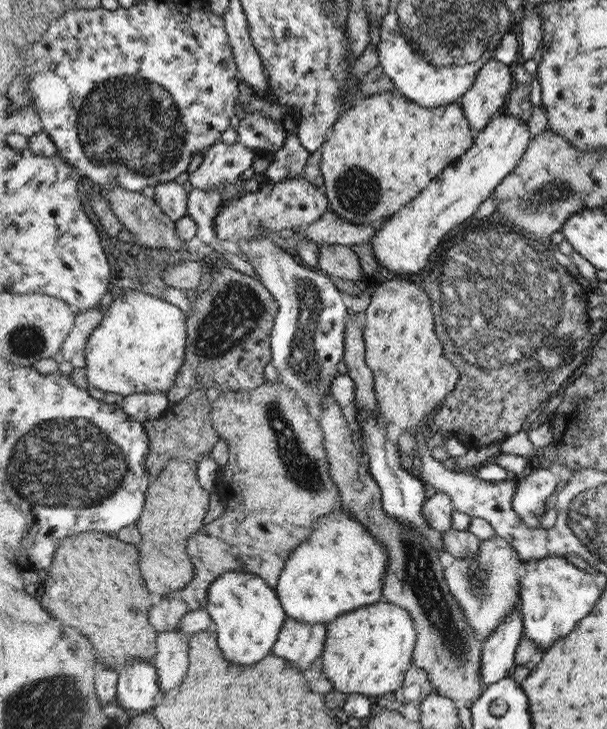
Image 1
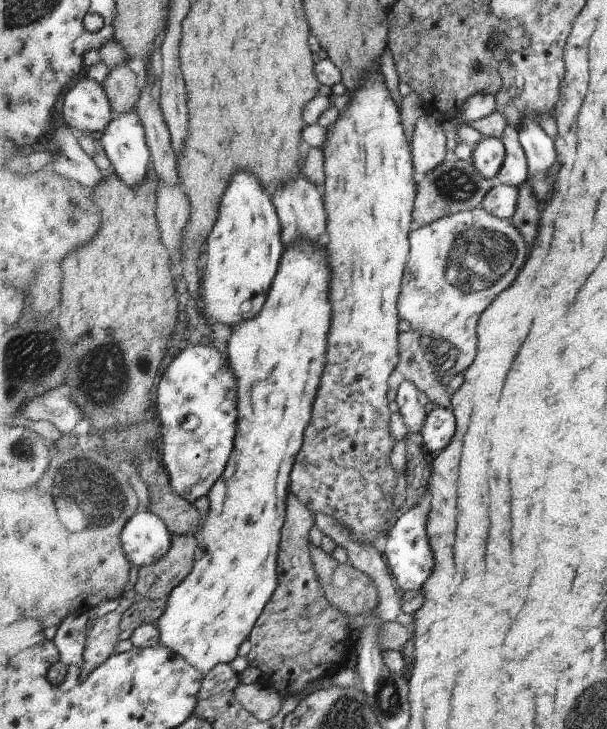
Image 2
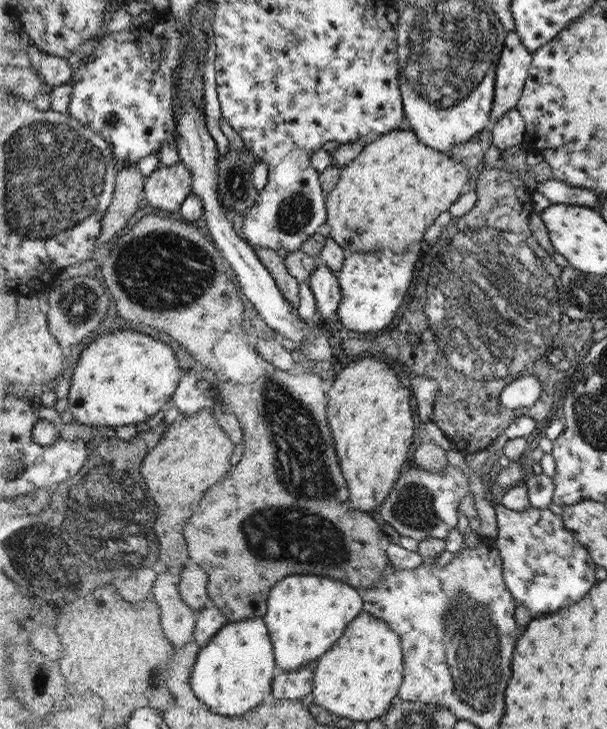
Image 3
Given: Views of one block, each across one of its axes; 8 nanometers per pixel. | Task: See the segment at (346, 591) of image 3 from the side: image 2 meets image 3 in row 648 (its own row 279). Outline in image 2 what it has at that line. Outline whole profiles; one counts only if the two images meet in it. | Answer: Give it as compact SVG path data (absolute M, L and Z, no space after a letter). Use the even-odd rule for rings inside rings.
M296 240L292 244L285 246L285 253L282 254L281 265L278 266L278 273L273 280L273 285L270 286L269 297L266 298L265 306L262 306L262 310L250 318L250 320L242 320L240 324L236 324L233 329L232 337L229 340L228 356L232 366L234 366L234 372L238 374L238 384L240 384L240 430L238 430L238 438L236 442L236 448L232 454L229 466L226 473L222 476L221 481L214 486L212 492L210 492L209 500L211 502L211 509L207 515L203 530L202 537L204 541L201 543L198 550L197 566L194 568L194 572L190 574L187 580L184 580L180 586L178 586L170 597L168 597L168 608L164 612L164 616L157 621L158 628L160 628L160 638L162 645L168 646L171 650L174 650L176 654L180 654L182 658L186 658L196 670L207 675L212 672L214 668L219 665L228 665L234 663L240 657L240 648L242 648L242 642L251 636L253 627L257 624L258 618L265 611L265 607L268 605L270 598L277 591L277 558L280 556L281 545L281 531L285 520L286 511L286 496L288 496L288 474L295 466L294 458L301 453L302 449L302 436L305 436L304 428L309 426L310 418L313 413L313 403L317 399L318 388L321 385L321 378L325 373L324 354L328 346L326 346L326 340L329 344L330 322L333 320L333 307L330 305L330 262L326 258L326 250L324 244L320 245L312 244L308 240Z

